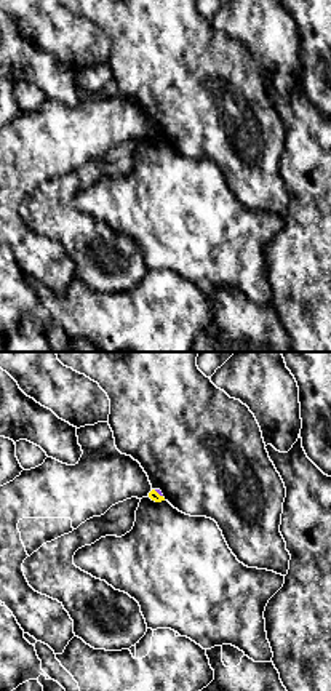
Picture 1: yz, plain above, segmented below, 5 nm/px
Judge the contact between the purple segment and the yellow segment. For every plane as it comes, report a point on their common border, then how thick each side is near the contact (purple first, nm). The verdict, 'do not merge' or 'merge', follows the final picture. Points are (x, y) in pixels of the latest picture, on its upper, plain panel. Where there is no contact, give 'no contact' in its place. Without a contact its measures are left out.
(159, 135) | 20/50 nm

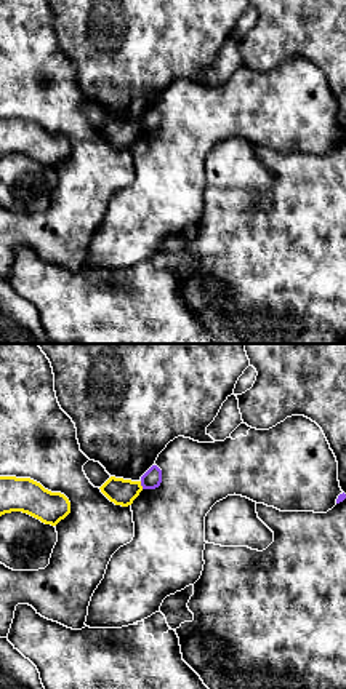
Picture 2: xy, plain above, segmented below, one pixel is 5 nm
(141, 127) | 90/130 nm

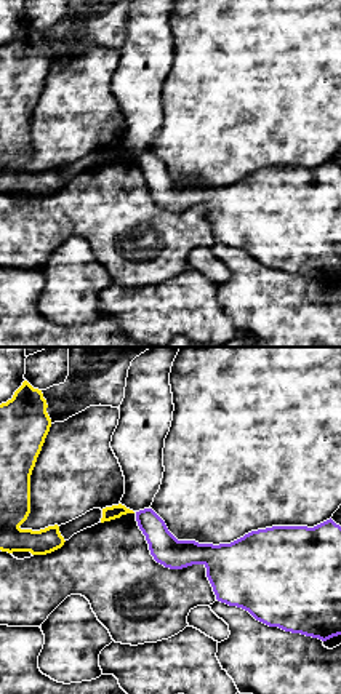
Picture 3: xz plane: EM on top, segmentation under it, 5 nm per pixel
no contact

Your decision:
do not merge

